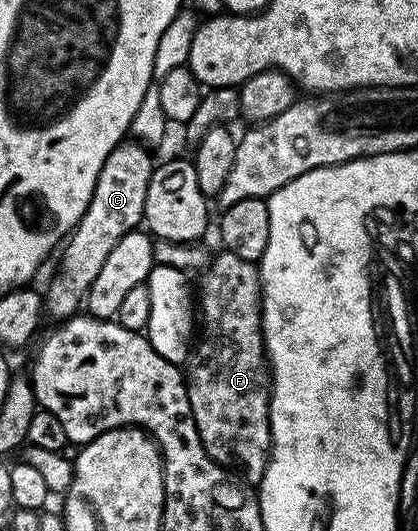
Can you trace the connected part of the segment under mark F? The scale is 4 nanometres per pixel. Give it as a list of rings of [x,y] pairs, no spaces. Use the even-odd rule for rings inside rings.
[[[221,252],[221,255],[214,257],[212,261],[205,266],[201,278],[201,294],[199,290],[199,322],[205,325],[205,331],[200,334],[195,342],[195,352],[190,353],[187,369],[184,371],[183,377],[185,385],[189,388],[189,403],[191,404],[191,412],[195,420],[195,428],[199,432],[201,442],[205,445],[205,450],[208,454],[216,456],[218,459],[226,460],[225,458],[234,458],[232,469],[246,483],[260,483],[261,477],[265,474],[265,469],[271,457],[273,448],[273,437],[271,436],[271,428],[269,427],[269,399],[271,397],[271,371],[267,361],[265,352],[265,338],[261,334],[261,272],[254,263],[243,260],[239,256],[228,252]]]

